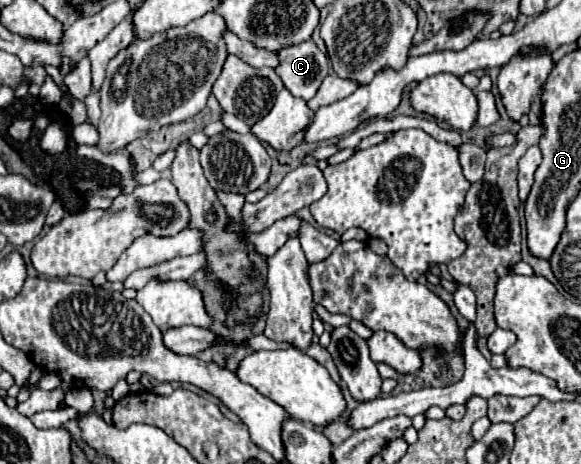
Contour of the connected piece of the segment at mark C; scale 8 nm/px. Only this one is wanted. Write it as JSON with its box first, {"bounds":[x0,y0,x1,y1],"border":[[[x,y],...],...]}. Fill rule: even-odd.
{"bounds":[274,40,328,100],"border":[[[312,40],[282,48],[278,60],[280,64],[274,70],[284,88],[302,100],[310,100],[328,74],[328,58]]]}

